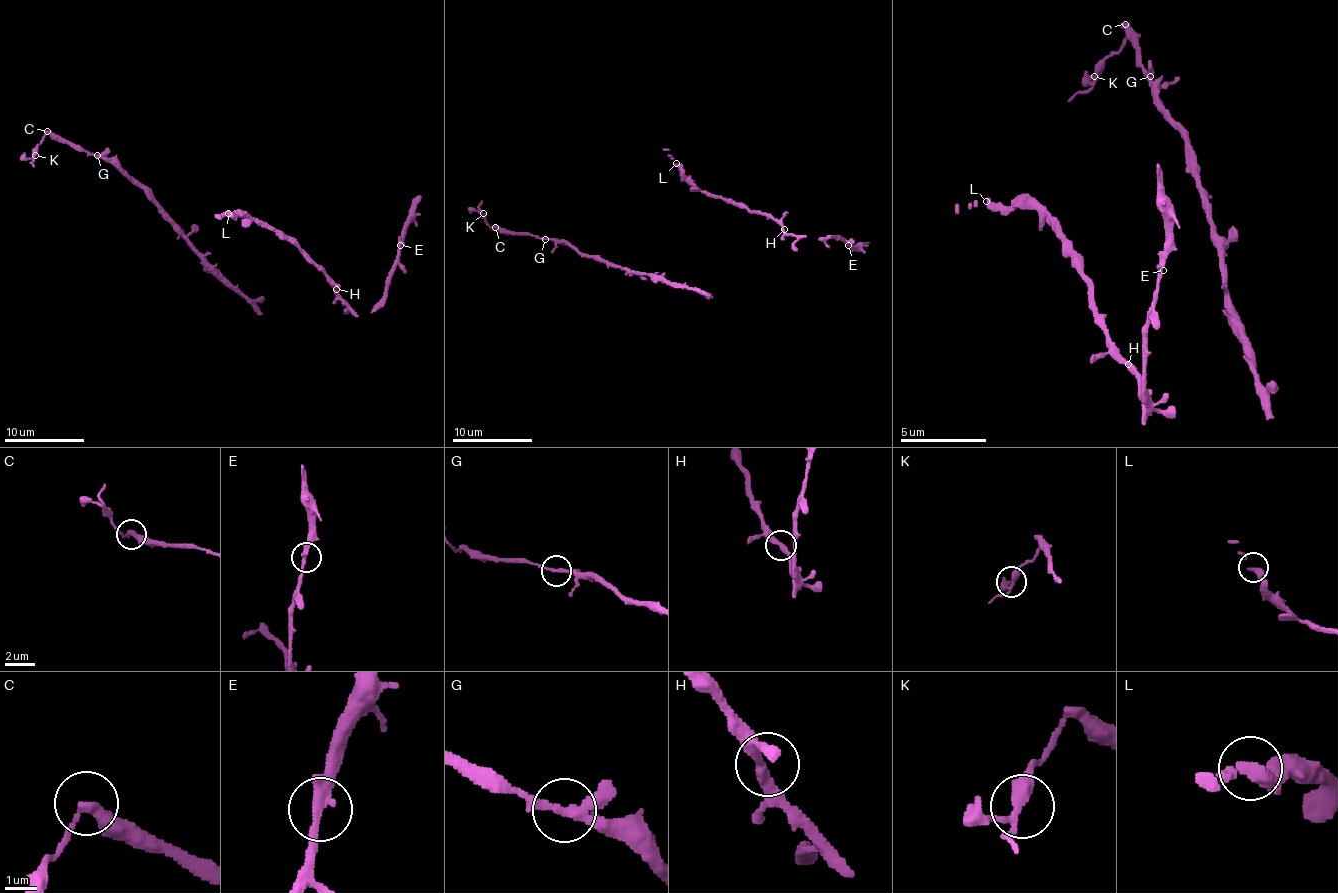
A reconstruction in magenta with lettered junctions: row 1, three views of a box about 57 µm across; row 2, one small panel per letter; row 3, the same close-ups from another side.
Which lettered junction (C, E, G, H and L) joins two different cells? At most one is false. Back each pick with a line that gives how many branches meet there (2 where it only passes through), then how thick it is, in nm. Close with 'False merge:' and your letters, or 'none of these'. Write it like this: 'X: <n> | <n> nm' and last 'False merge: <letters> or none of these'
C: 2 | 300 nm
False merge: C

